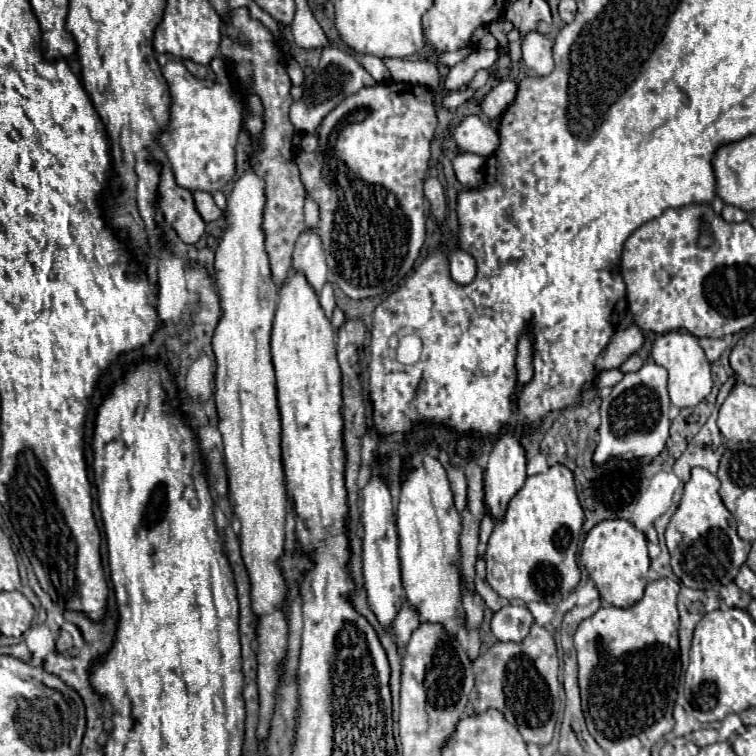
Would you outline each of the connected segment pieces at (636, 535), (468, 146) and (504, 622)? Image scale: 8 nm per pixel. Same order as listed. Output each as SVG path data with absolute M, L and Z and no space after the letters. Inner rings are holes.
M611 519L597 523L587 533L579 559L585 565L589 577L595 581L605 603L615 607L631 607L635 601L643 597L649 571L647 537L633 523L625 519Z
M469 115L461 121L461 125L455 129L455 141L461 151L469 151L483 157L493 155L499 147L499 135L495 133L495 129L477 115Z
M509 603L493 613L491 631L499 641L523 641L529 635L533 615L523 603Z

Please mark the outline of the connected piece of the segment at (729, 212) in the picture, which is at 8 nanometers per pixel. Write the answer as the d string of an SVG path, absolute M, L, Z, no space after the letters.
M725 205L721 211L721 217L725 221L745 221L747 219L747 211L735 207L735 205Z

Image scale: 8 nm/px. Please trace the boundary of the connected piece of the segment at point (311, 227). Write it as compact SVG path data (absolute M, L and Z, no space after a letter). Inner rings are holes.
M307 197L307 199L305 199L305 225L307 225L307 231L315 231L315 229L317 229L317 223L319 223L319 209L317 209L317 205Z

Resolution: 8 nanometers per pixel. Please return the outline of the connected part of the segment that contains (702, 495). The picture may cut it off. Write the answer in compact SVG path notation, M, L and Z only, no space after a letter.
M695 467L691 479L685 483L681 503L667 525L665 541L671 553L673 573L691 589L719 589L729 585L751 549L751 543L737 535L735 519L719 497L719 479L701 467Z

